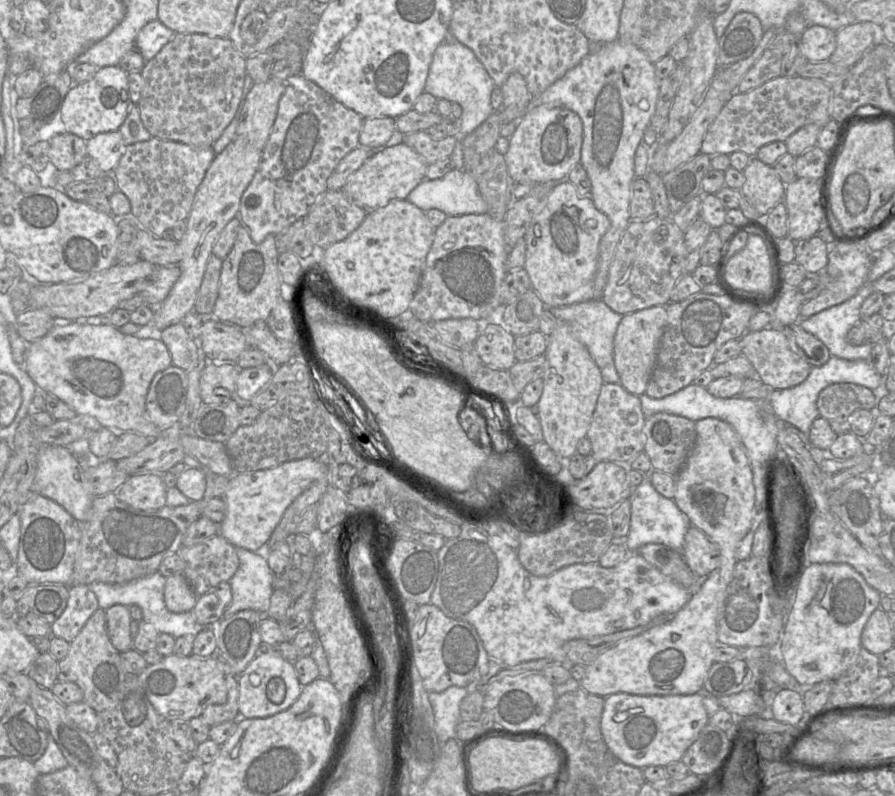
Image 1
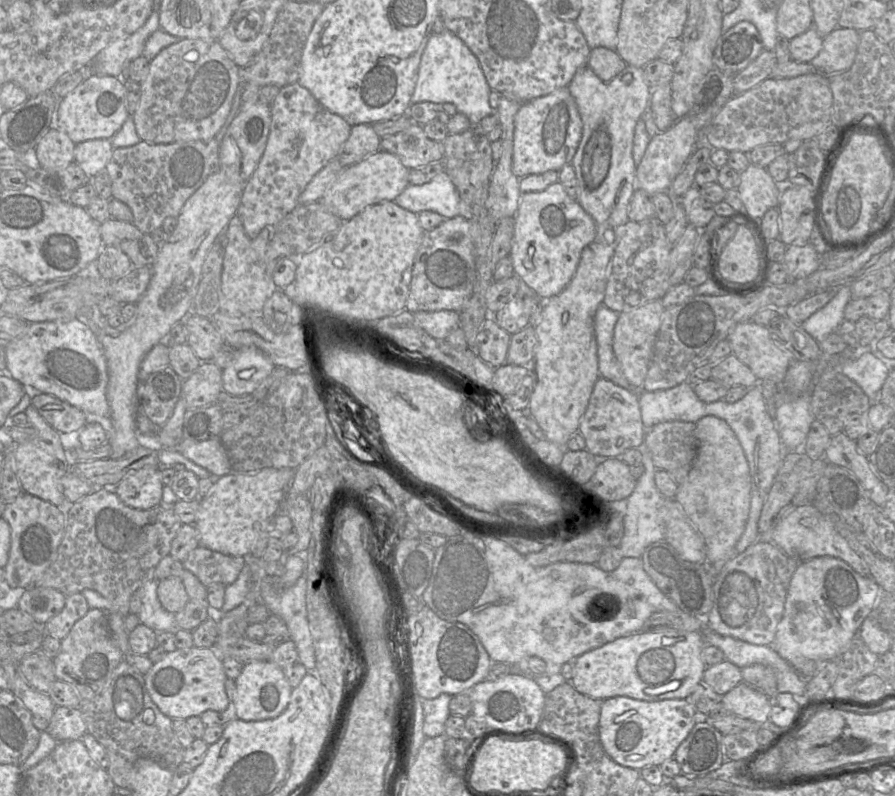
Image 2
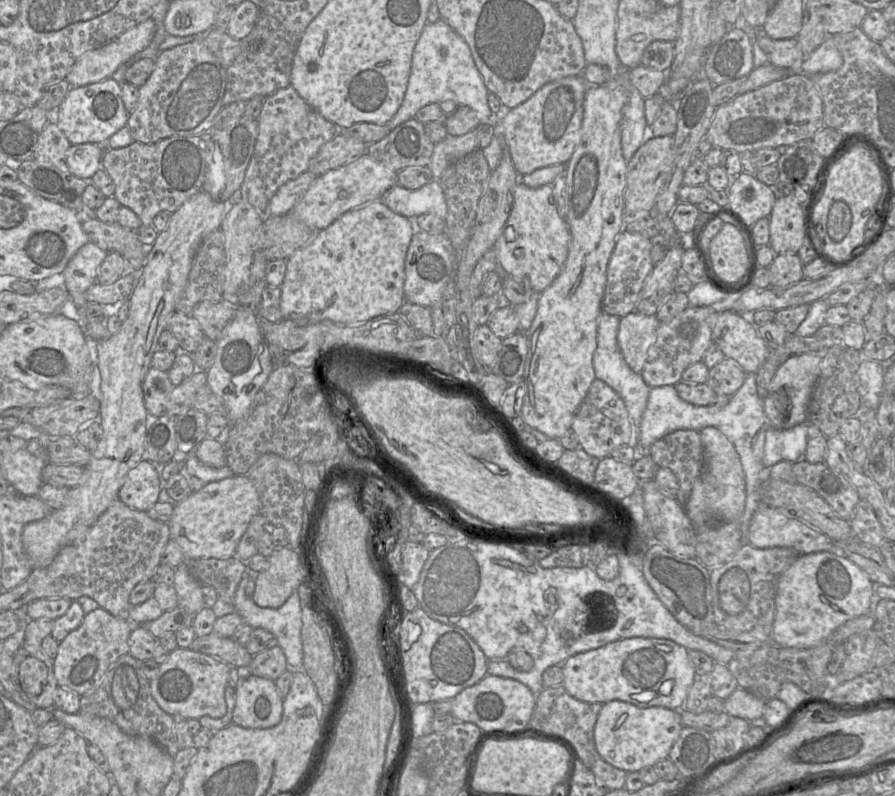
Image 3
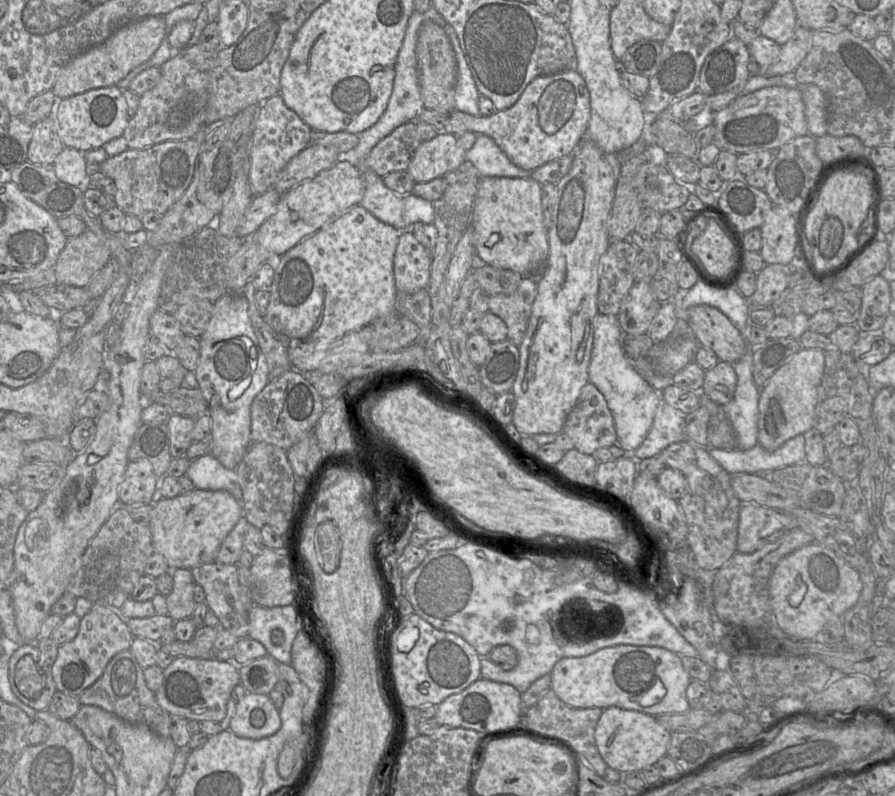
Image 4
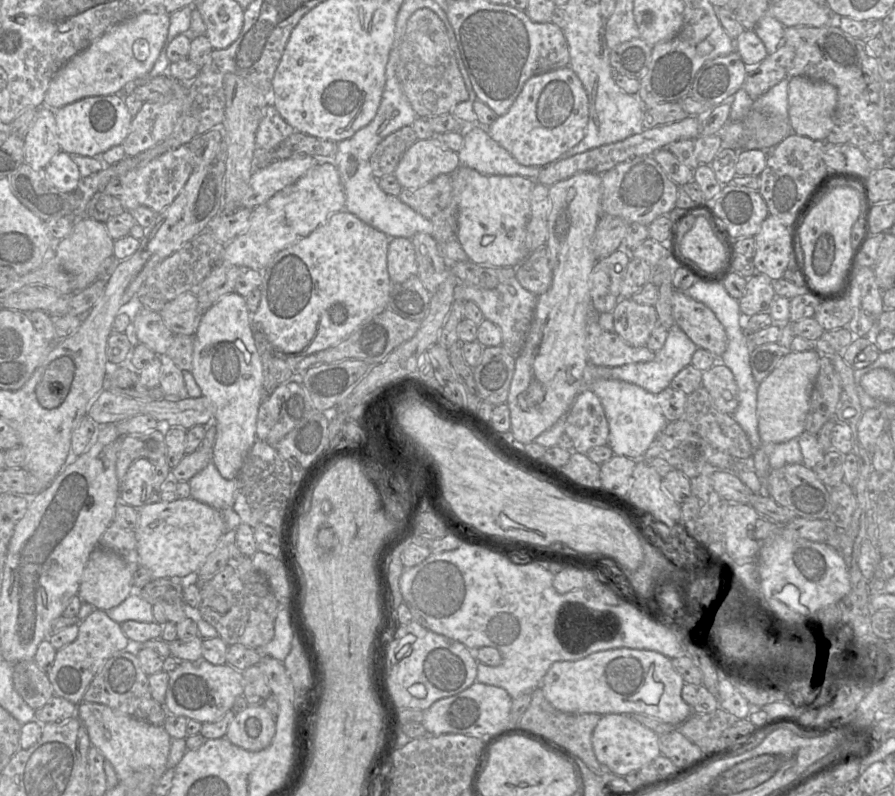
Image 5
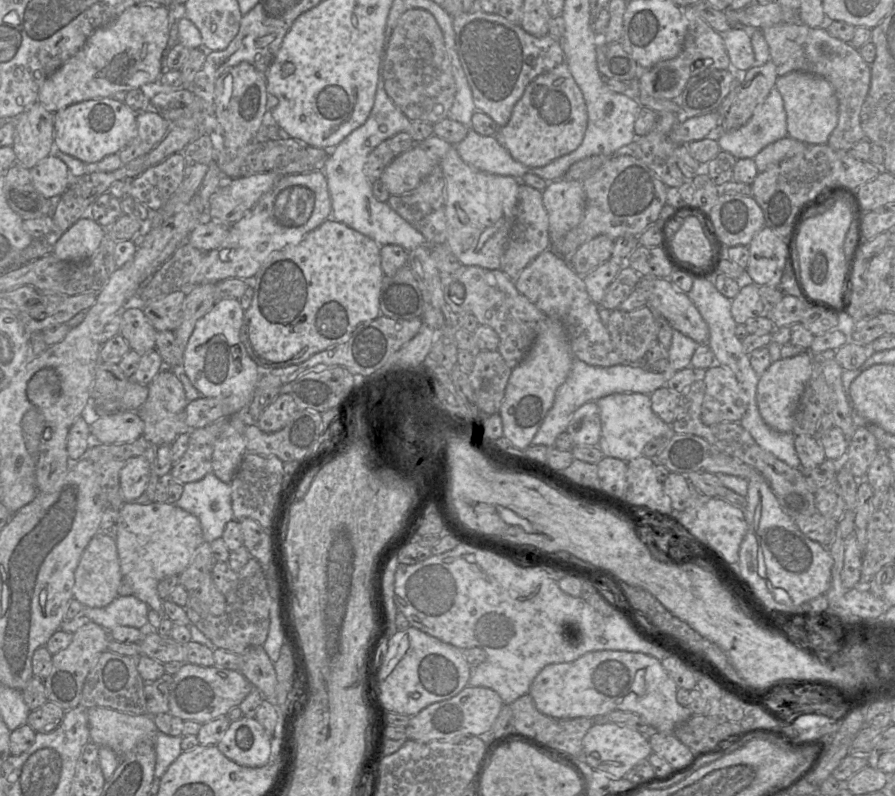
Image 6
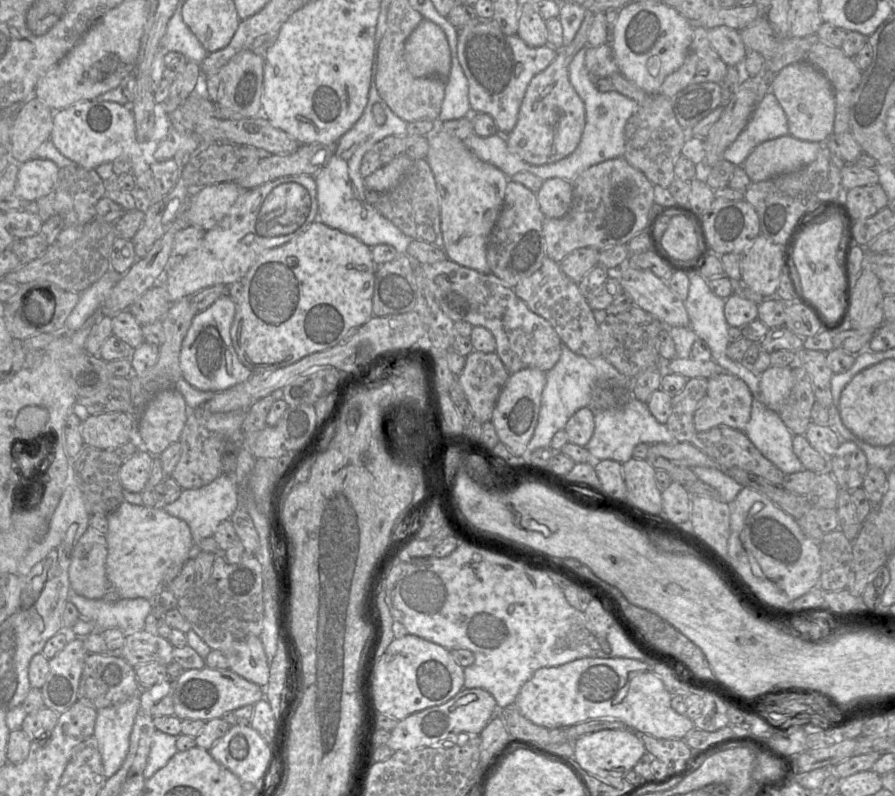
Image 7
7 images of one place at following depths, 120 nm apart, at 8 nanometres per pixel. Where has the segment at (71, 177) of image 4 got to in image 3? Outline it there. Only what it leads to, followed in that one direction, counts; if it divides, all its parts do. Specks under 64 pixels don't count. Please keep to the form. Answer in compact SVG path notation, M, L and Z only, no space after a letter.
M85 143L71 145L67 151L65 164L78 178L91 181L93 175L102 167L105 145Z

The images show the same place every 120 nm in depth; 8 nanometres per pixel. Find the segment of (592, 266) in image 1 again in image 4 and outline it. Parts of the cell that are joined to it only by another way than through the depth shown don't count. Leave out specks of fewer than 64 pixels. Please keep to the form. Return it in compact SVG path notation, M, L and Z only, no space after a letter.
M481 177L471 226L476 255L487 265L523 276L540 276L549 254L548 229L541 204L542 185L530 177Z

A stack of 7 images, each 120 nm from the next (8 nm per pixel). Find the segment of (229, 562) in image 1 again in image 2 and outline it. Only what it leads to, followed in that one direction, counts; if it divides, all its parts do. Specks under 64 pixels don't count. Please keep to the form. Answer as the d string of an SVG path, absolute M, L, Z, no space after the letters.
M199 546L182 563L206 587L214 583L227 586L236 581L247 563L247 557L225 555Z

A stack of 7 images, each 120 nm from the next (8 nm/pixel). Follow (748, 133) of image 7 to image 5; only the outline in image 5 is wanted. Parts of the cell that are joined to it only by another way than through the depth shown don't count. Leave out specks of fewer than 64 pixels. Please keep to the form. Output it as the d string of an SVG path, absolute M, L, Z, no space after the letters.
M785 77L755 101L740 88L730 99L729 121L719 132L723 148L731 148L738 152L754 149L770 151L792 134L788 114L788 87L789 78Z

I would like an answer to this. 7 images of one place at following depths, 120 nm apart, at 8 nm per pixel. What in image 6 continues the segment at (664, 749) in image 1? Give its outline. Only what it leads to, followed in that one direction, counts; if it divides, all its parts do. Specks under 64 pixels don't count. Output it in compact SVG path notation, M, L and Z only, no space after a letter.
M596 722L583 738L585 762L594 769L616 778L625 774L653 753L648 737L626 726L611 722Z

